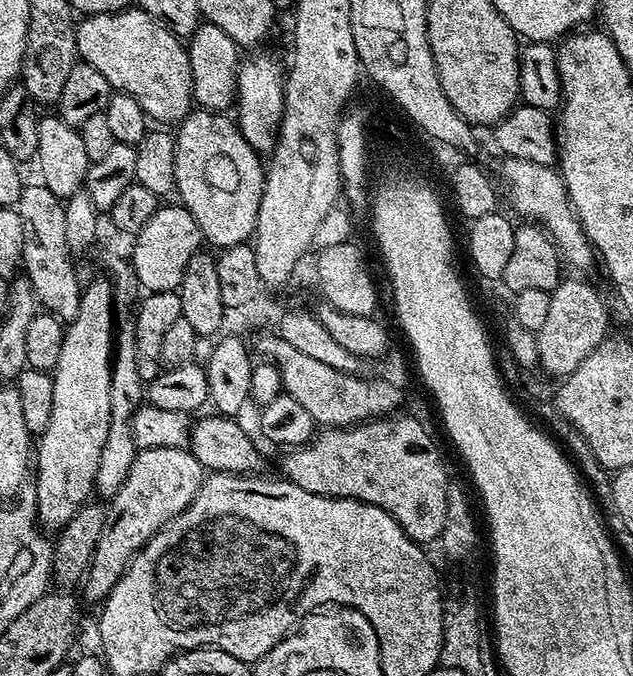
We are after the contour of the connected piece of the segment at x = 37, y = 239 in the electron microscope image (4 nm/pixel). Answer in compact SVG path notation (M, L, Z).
M28 184L25 185L19 196L19 202L15 205L15 209L22 223L21 267L23 273L31 282L32 291L35 292L41 307L59 317L62 322L70 322L77 316L80 309L82 284L79 284L74 268L68 260L70 253L66 246L66 218L63 201L43 184L37 184L37 186Z

